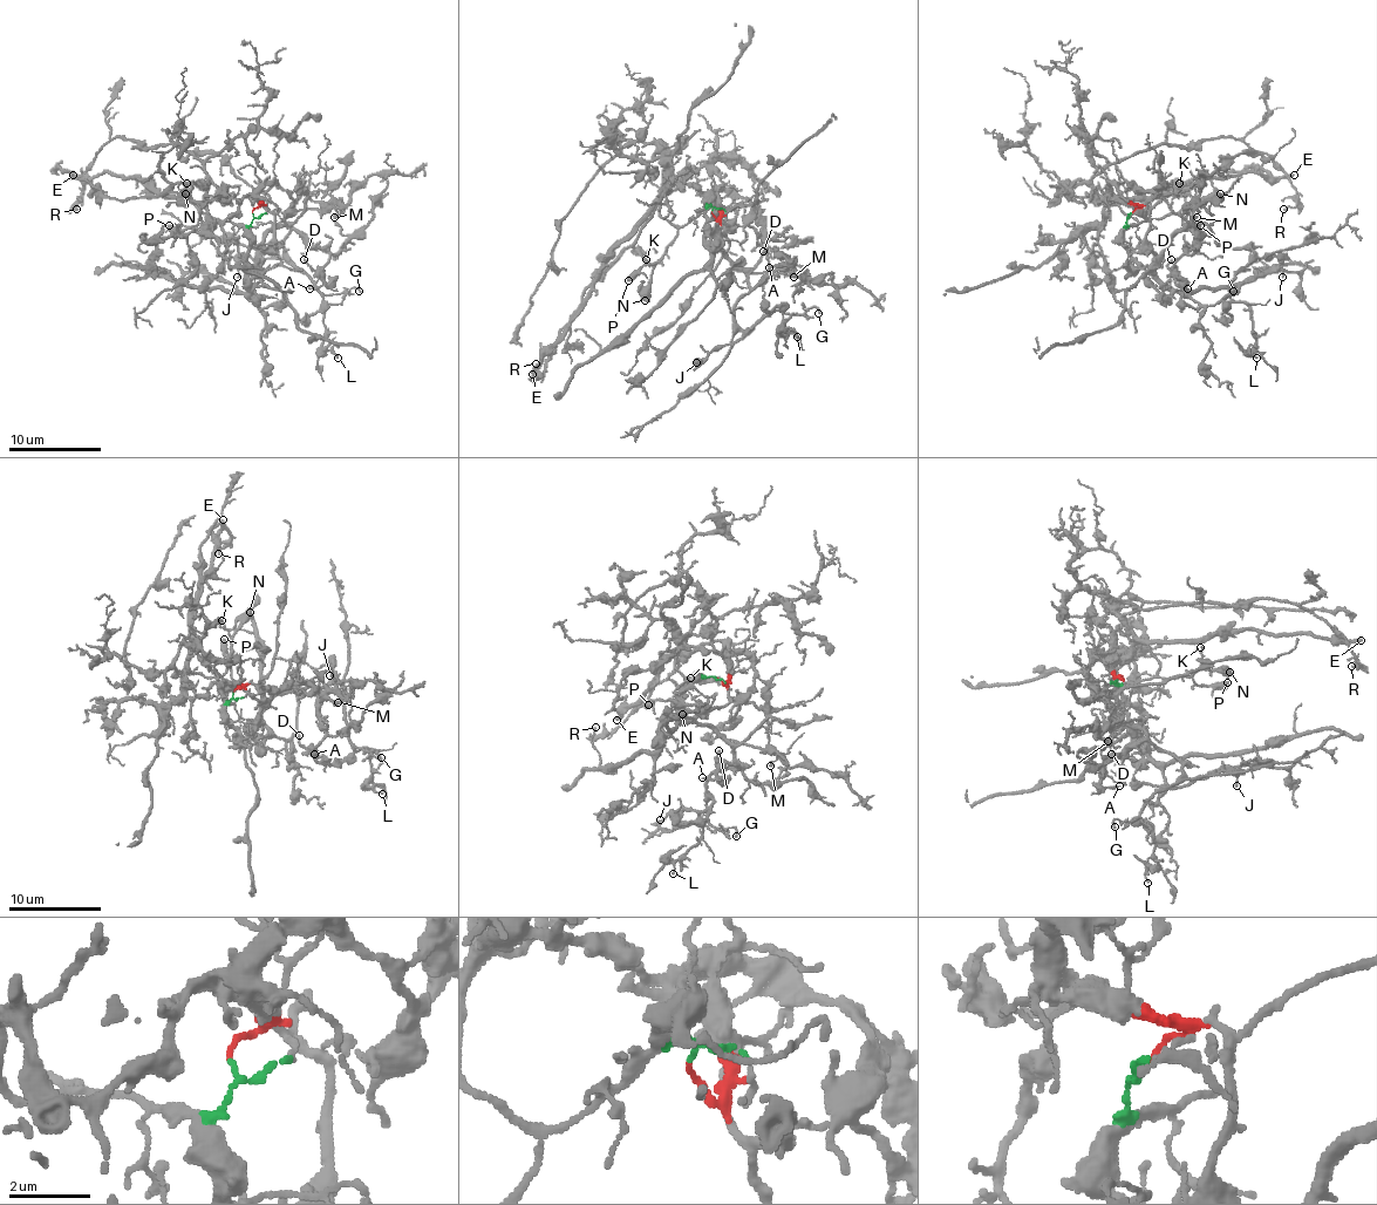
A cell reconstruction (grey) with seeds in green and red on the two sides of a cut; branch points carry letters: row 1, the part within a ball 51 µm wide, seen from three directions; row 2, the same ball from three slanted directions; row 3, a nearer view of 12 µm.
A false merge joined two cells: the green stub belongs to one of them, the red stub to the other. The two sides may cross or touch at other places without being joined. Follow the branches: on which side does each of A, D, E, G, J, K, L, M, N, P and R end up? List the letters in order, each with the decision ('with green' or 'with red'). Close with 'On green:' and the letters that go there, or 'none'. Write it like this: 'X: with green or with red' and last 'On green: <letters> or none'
A: with red
D: with red
E: with green
G: with red
J: with red
K: with green
L: with red
M: with red
N: with green
P: with green
R: with green
On green: E, K, N, P, R

